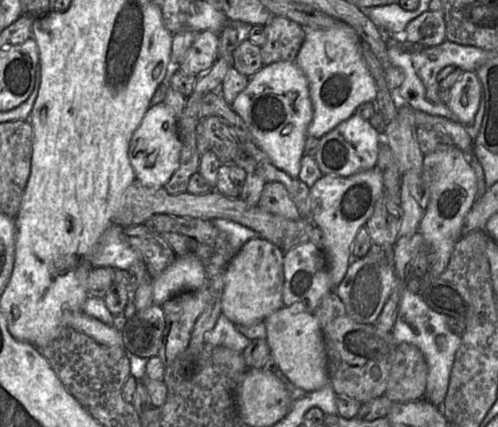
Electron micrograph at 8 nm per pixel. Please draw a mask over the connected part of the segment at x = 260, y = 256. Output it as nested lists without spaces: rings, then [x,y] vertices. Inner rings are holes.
[[[252,238],[244,244],[224,270],[222,314],[236,326],[249,326],[282,308],[284,252],[265,238]]]

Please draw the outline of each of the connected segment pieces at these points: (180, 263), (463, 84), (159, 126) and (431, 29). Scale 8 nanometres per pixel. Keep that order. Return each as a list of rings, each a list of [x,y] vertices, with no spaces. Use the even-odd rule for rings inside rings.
[[[176,256],[173,263],[153,279],[153,303],[161,306],[175,295],[201,289],[208,282],[204,265],[198,257]]]
[[[463,71],[449,89],[447,105],[462,125],[468,126],[474,122],[482,94],[482,84],[476,71]]]
[[[164,102],[151,105],[129,143],[129,159],[136,179],[148,186],[164,187],[179,166],[180,152],[177,118]]]
[[[427,10],[411,20],[403,33],[413,44],[437,46],[446,40],[444,12]]]

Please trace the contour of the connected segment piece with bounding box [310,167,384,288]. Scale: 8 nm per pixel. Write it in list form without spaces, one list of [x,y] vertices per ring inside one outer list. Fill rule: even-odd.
[[[374,167],[347,177],[323,175],[310,187],[311,221],[324,232],[322,249],[328,261],[330,276],[336,288],[345,277],[353,259],[352,244],[361,227],[365,226],[374,206],[384,193],[383,175]]]

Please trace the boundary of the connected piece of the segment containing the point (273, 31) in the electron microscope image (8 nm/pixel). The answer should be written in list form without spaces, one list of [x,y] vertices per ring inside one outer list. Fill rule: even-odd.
[[[273,16],[264,26],[266,42],[262,46],[263,64],[296,61],[305,39],[304,28],[284,16]]]

